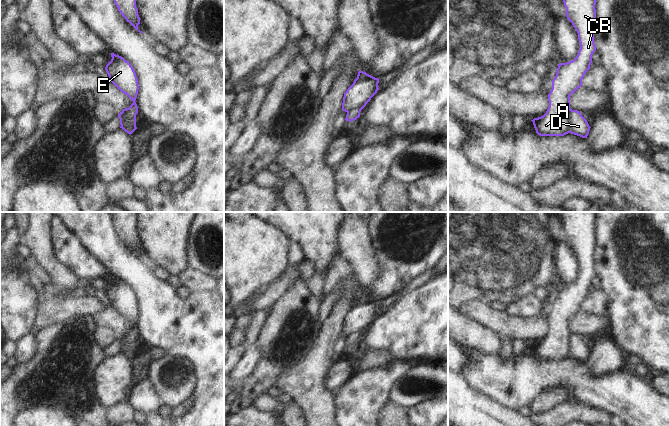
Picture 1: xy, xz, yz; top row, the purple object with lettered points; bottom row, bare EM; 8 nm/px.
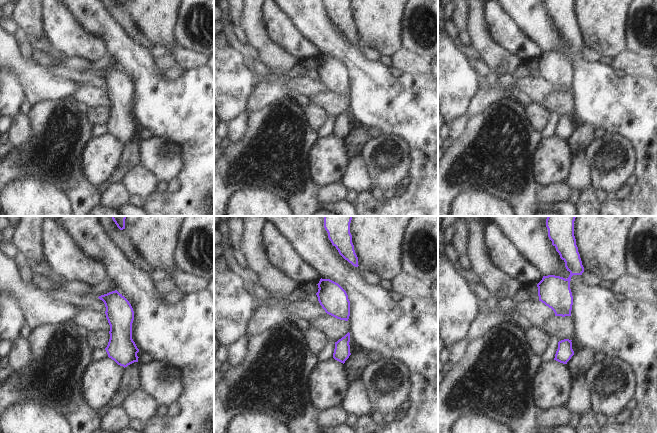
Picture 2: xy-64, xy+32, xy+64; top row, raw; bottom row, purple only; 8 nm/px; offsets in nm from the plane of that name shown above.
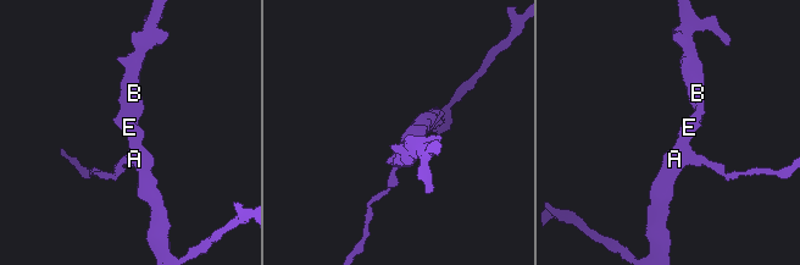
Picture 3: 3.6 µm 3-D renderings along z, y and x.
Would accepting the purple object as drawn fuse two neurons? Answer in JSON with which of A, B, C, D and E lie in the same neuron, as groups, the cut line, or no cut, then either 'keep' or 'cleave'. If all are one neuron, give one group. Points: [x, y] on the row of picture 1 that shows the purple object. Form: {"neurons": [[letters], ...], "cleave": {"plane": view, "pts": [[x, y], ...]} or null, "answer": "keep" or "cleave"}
{"neurons": [["A", "B", "C", "E"], ["D"]], "cleave": {"plane": "yz", "pts": [[571, 109], [569, 132]]}, "answer": "cleave"}

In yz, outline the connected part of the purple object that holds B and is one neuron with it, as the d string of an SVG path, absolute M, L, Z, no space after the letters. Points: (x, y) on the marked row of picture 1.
M563 0L567 19L578 33L580 49L574 60L558 64L557 73L552 80L552 89L548 94L549 107L546 113L531 120L536 133L540 136L564 136L570 133L570 96L582 86L582 79L591 68L592 55L596 51L594 27L596 25L596 0Z

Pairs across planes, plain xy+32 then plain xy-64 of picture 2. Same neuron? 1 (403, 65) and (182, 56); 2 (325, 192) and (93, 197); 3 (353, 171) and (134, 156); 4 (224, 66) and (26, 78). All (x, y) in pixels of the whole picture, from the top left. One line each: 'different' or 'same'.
1: same
2: different
3: different
4: different

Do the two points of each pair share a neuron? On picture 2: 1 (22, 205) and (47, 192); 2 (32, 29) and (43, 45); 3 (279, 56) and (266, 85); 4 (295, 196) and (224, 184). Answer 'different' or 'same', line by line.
1: same
2: different
3: different
4: same

